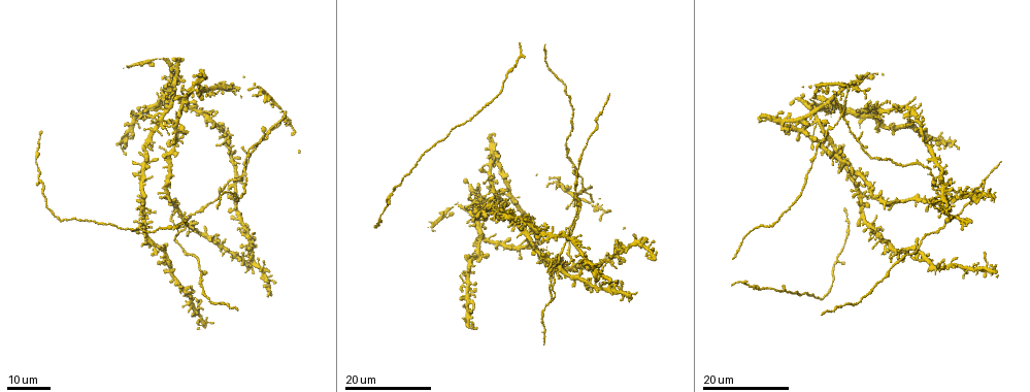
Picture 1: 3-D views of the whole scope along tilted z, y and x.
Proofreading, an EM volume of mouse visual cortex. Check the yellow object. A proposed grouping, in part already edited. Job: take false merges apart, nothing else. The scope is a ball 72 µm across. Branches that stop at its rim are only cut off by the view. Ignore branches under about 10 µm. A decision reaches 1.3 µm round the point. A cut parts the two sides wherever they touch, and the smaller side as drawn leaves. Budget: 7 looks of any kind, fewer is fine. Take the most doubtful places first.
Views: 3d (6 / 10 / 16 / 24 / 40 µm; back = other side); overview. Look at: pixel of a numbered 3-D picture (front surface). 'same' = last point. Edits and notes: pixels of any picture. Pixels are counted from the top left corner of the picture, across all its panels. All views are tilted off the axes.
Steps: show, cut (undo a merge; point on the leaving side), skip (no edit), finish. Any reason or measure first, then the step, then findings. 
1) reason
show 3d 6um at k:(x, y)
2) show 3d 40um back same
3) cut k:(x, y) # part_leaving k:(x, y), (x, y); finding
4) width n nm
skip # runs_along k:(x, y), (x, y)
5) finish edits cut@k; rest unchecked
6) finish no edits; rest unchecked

four arms meet
show 3d 16um at 1:(269, 133)

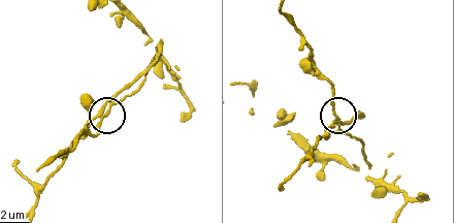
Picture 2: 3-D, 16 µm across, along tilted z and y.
show 3d 6um at 2:(336, 118)

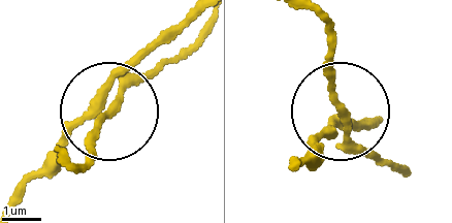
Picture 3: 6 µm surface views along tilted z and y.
arms 4
skip # runs_along 3:(293, 159), (341, 116), (376, 162); all the same neuron

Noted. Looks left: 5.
narrows sharply
show 3d 24um at 1:(550, 300)

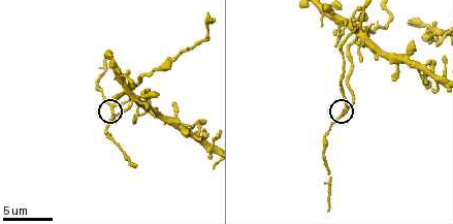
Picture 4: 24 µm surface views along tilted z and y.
show 3d 10um at 4:(113, 113)

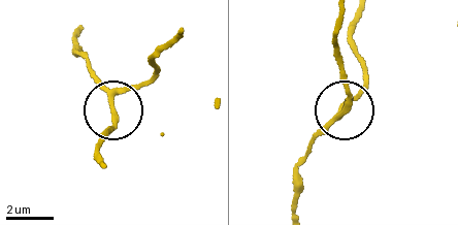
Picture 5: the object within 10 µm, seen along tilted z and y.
skip # runs_along 5:(358, 15), (355, 51), (366, 85), (342, 111), (341, 53); continuous, no second neuron

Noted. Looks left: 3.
arms part here
show 3d 16um at 4:(352, 43)

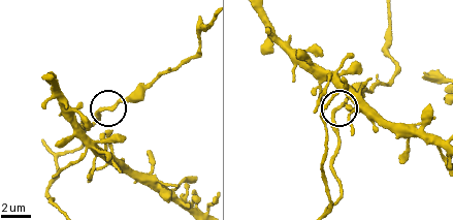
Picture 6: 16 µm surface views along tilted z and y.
side_arm 71 um; arms 3
skip # continuous, no second neuron

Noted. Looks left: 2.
calibre changes
show 3d 16um at 1:(247, 161)

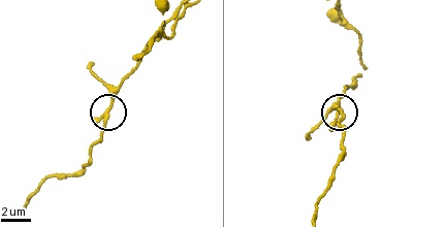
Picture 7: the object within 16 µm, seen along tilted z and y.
closer look
show 3d 6um at 7:(107, 112)

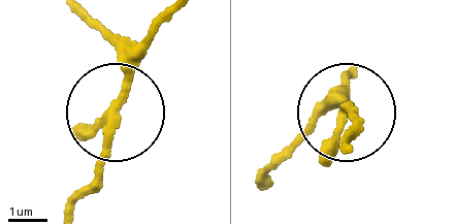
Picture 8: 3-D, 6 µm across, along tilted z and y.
arms 3
skip # runs_along 8:(77, 200), (101, 164), (149, 24); continuous, no second neuron

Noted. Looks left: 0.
finish no edits; rest unchecked

